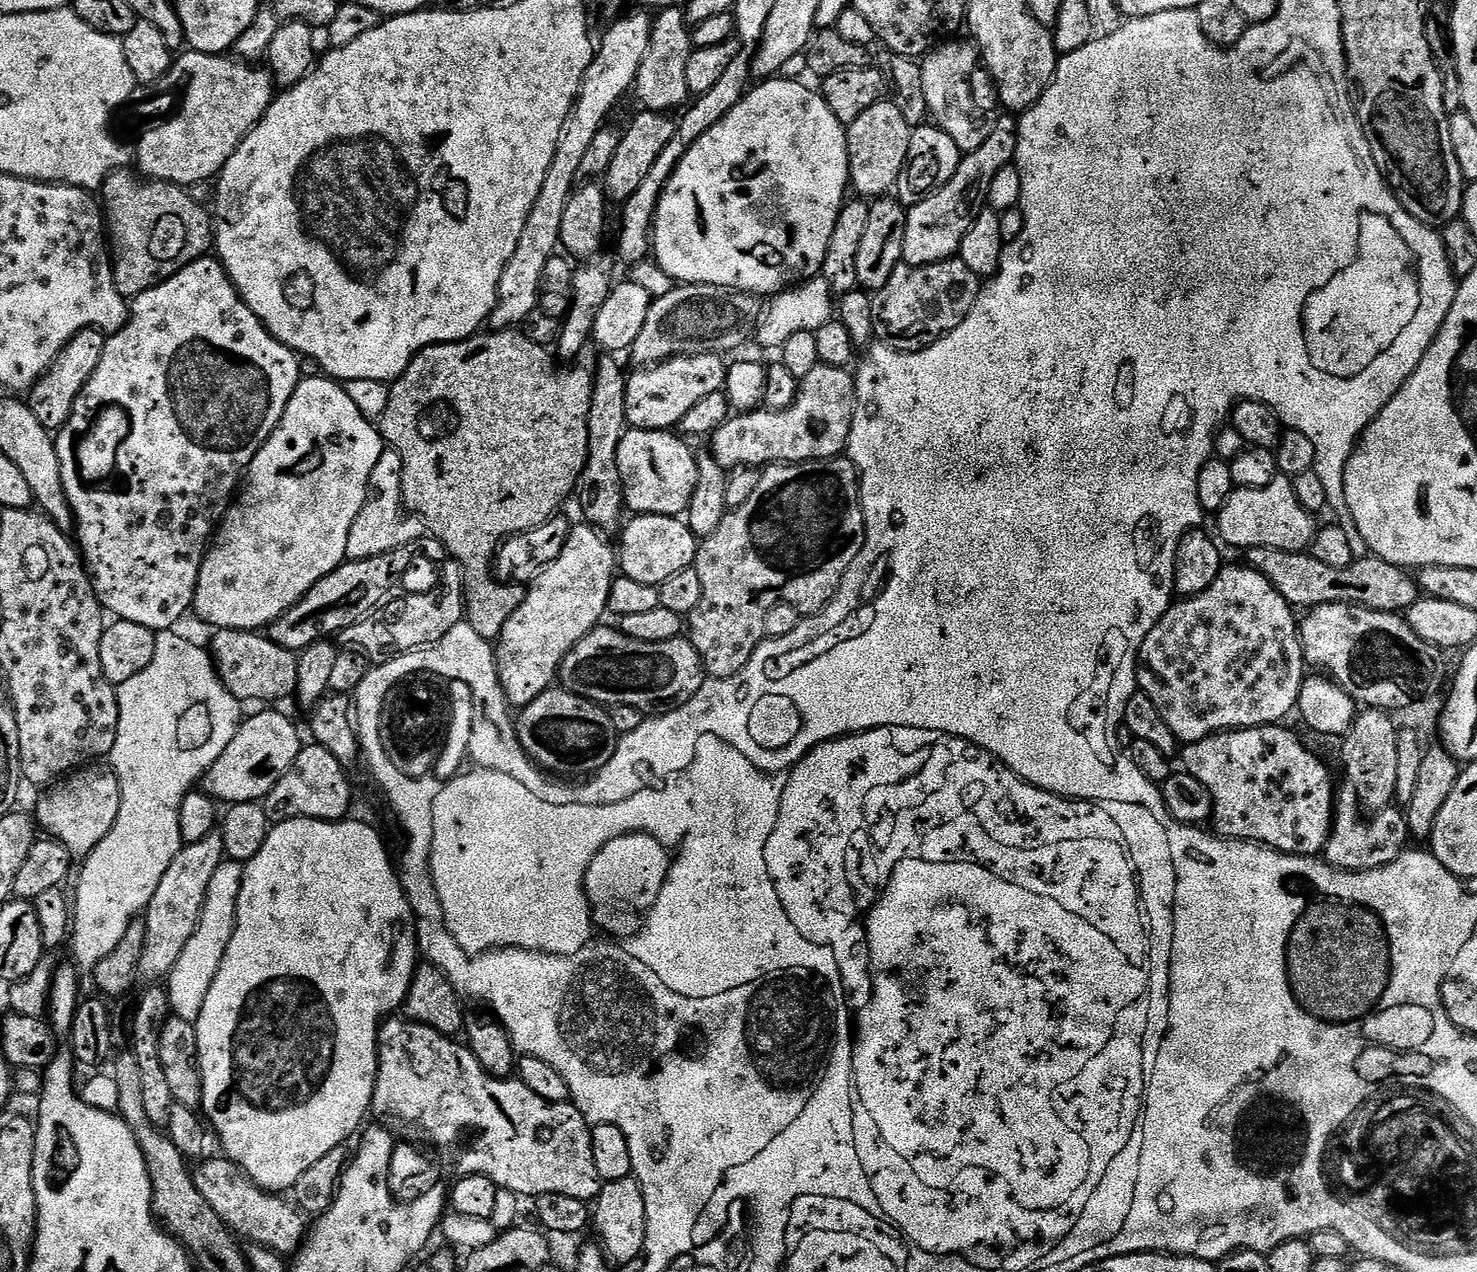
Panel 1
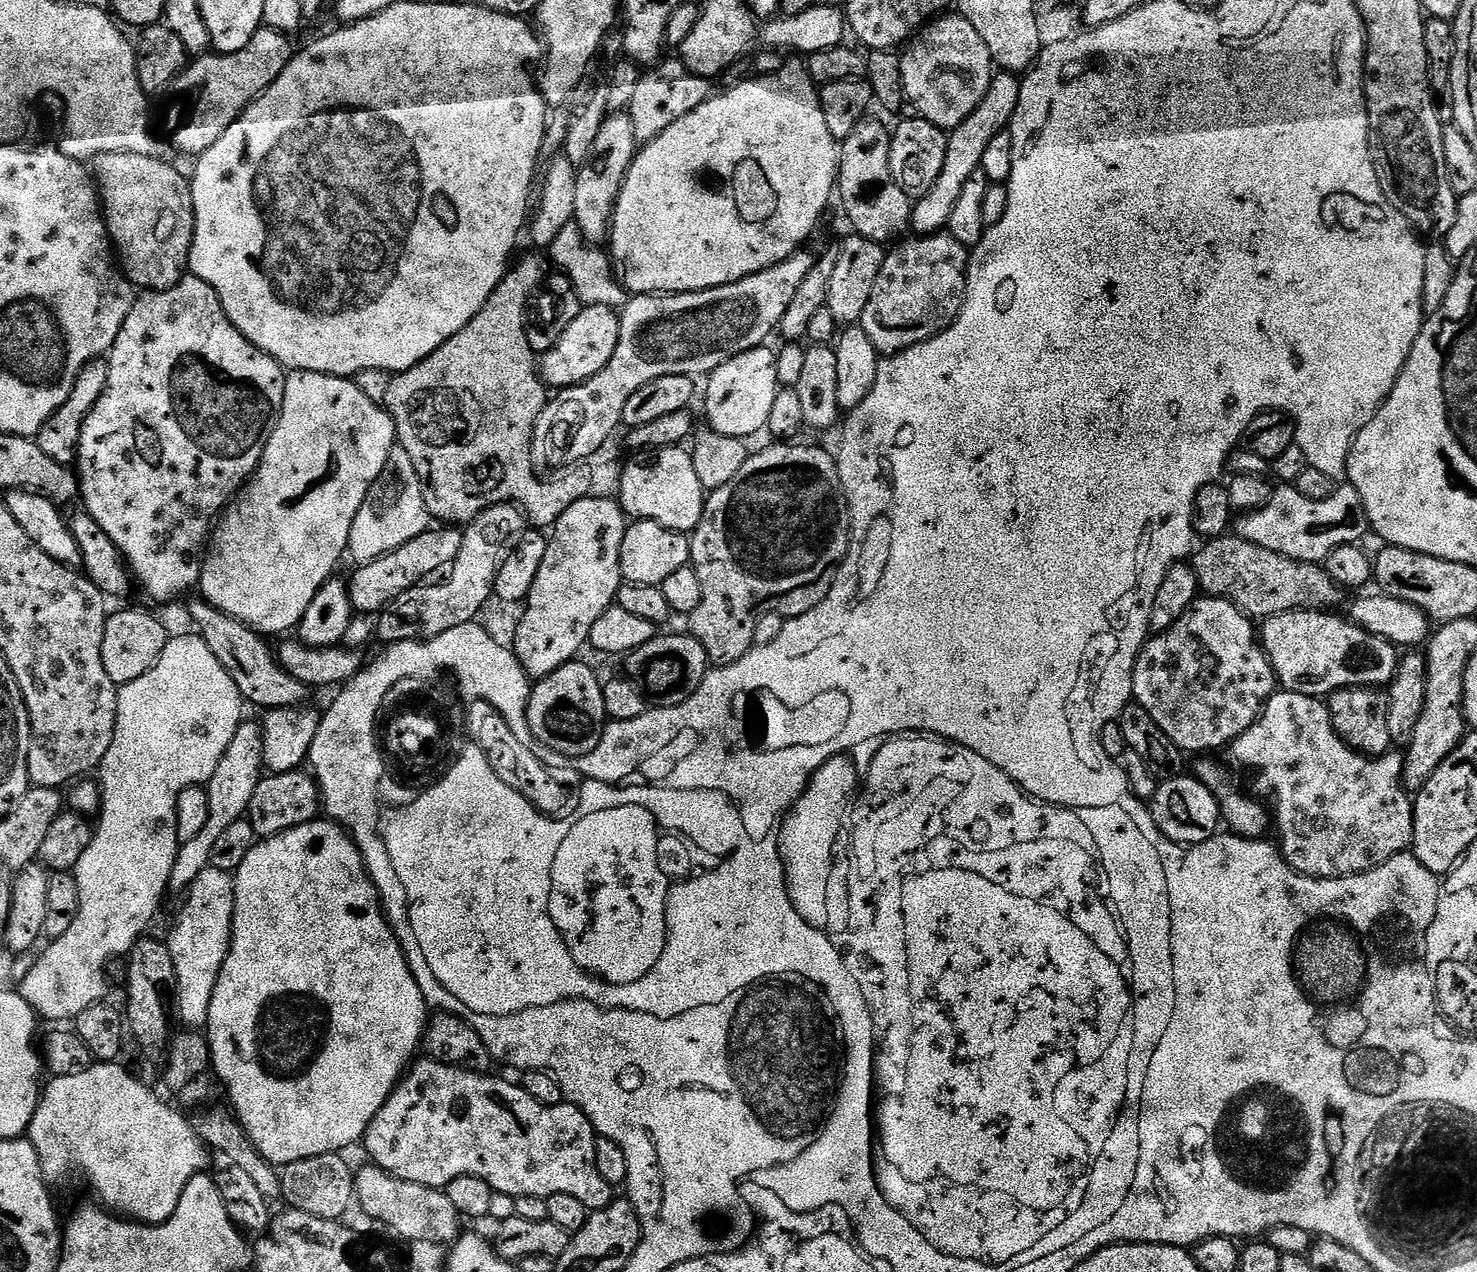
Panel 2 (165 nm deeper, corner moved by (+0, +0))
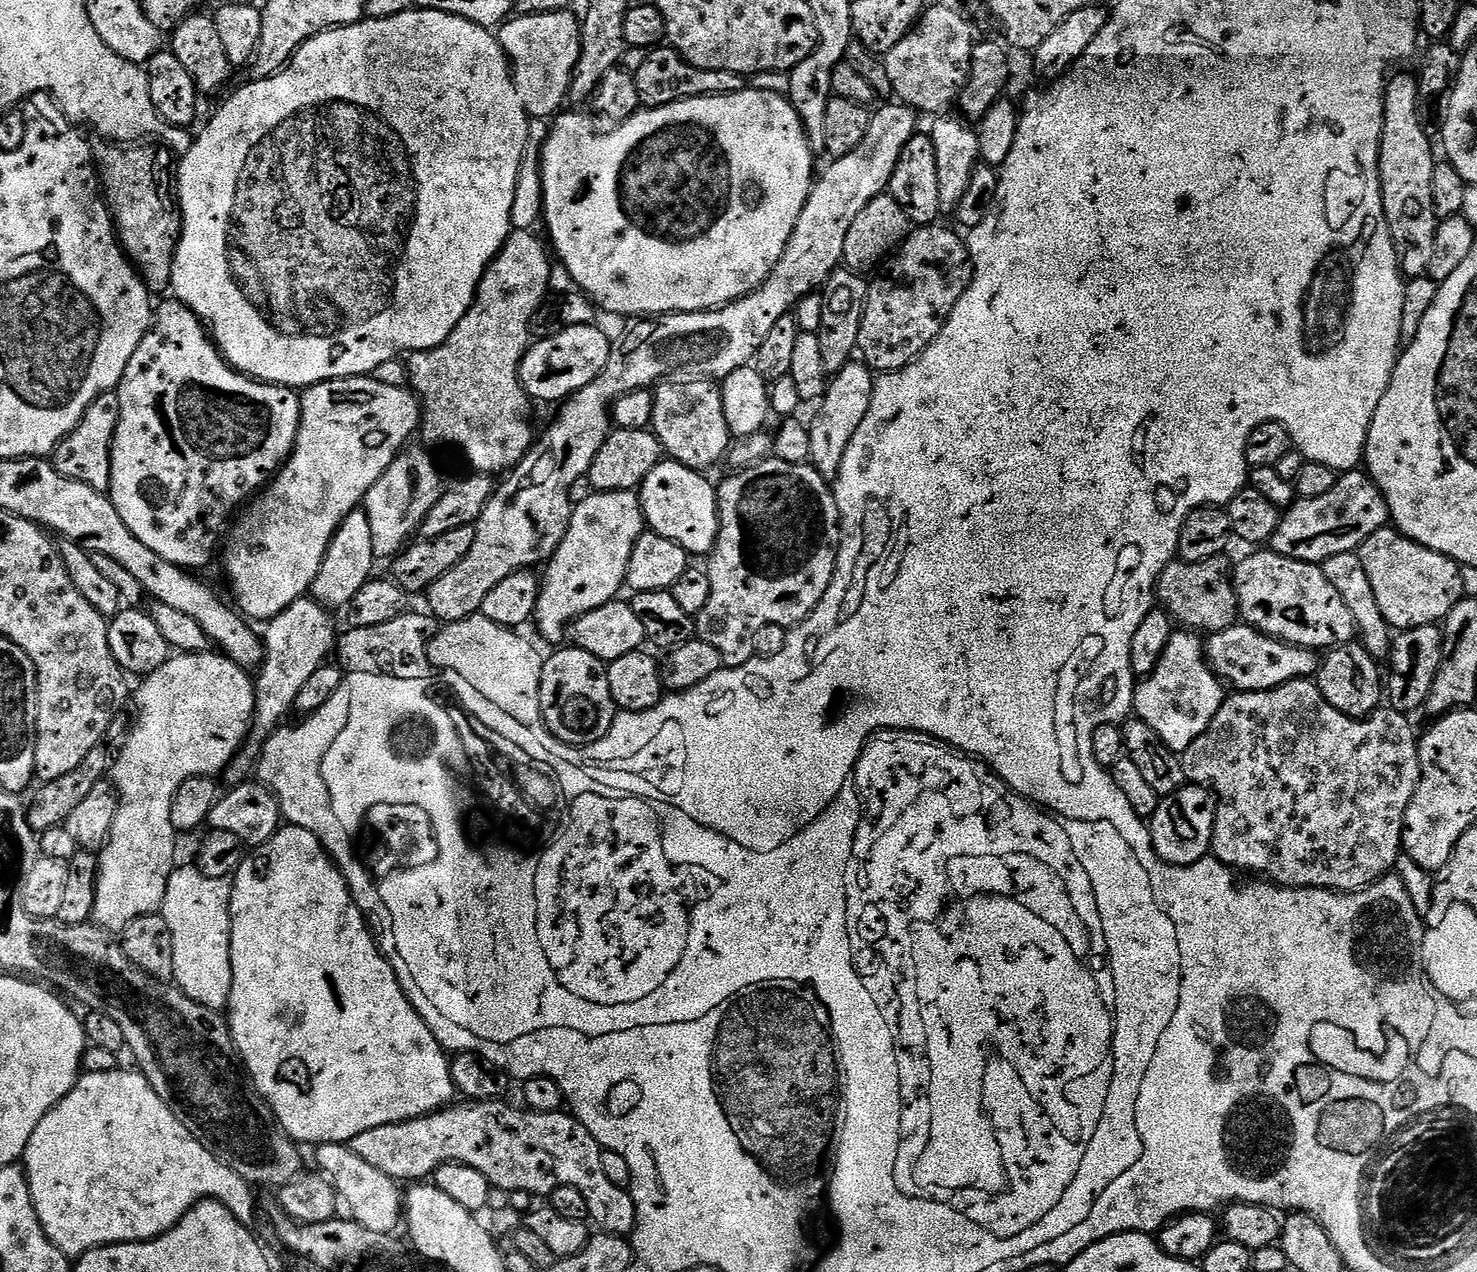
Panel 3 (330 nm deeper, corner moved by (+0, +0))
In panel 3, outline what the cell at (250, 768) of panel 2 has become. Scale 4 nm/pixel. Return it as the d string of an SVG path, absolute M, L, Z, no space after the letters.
M301 598L293 601L292 604L286 606L284 610L278 613L267 621L265 632L262 632L264 642L264 663L260 665L254 676L254 708L252 710L252 723L250 731L246 737L246 743L241 747L240 751L232 757L231 763L224 769L222 776L229 781L229 785L235 786L243 784L249 779L248 776L253 775L254 765L257 763L260 755L260 749L264 747L269 736L276 731L277 727L285 723L284 720L288 715L293 715L296 707L296 699L298 693L302 691L302 686L306 686L306 681L309 680L314 670L325 667L327 656L333 655L338 639L338 628L332 625L333 613L324 605L319 604L317 600L311 598Z

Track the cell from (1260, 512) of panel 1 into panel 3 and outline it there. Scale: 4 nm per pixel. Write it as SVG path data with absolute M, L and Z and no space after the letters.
M1353 470L1343 473L1337 479L1334 490L1330 490L1330 494L1322 494L1318 498L1309 500L1297 499L1296 503L1291 504L1289 508L1283 509L1278 522L1278 530L1274 530L1271 538L1270 548L1271 551L1282 554L1286 558L1294 558L1307 564L1323 565L1324 560L1334 558L1334 554L1357 551L1363 540L1370 538L1370 534L1389 527L1389 524L1388 507L1382 490L1378 490L1378 486L1372 481L1371 476L1363 471Z

